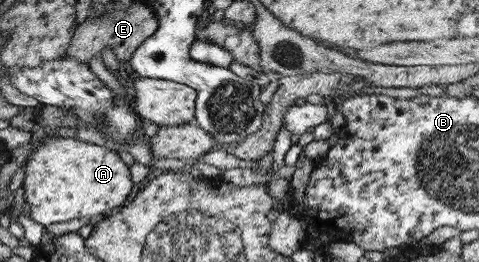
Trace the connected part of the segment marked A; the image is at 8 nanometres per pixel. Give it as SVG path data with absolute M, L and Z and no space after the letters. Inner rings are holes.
M46 138L27 155L23 168L21 186L29 218L43 226L71 219L99 219L120 208L135 193L128 165L117 152L78 138Z

